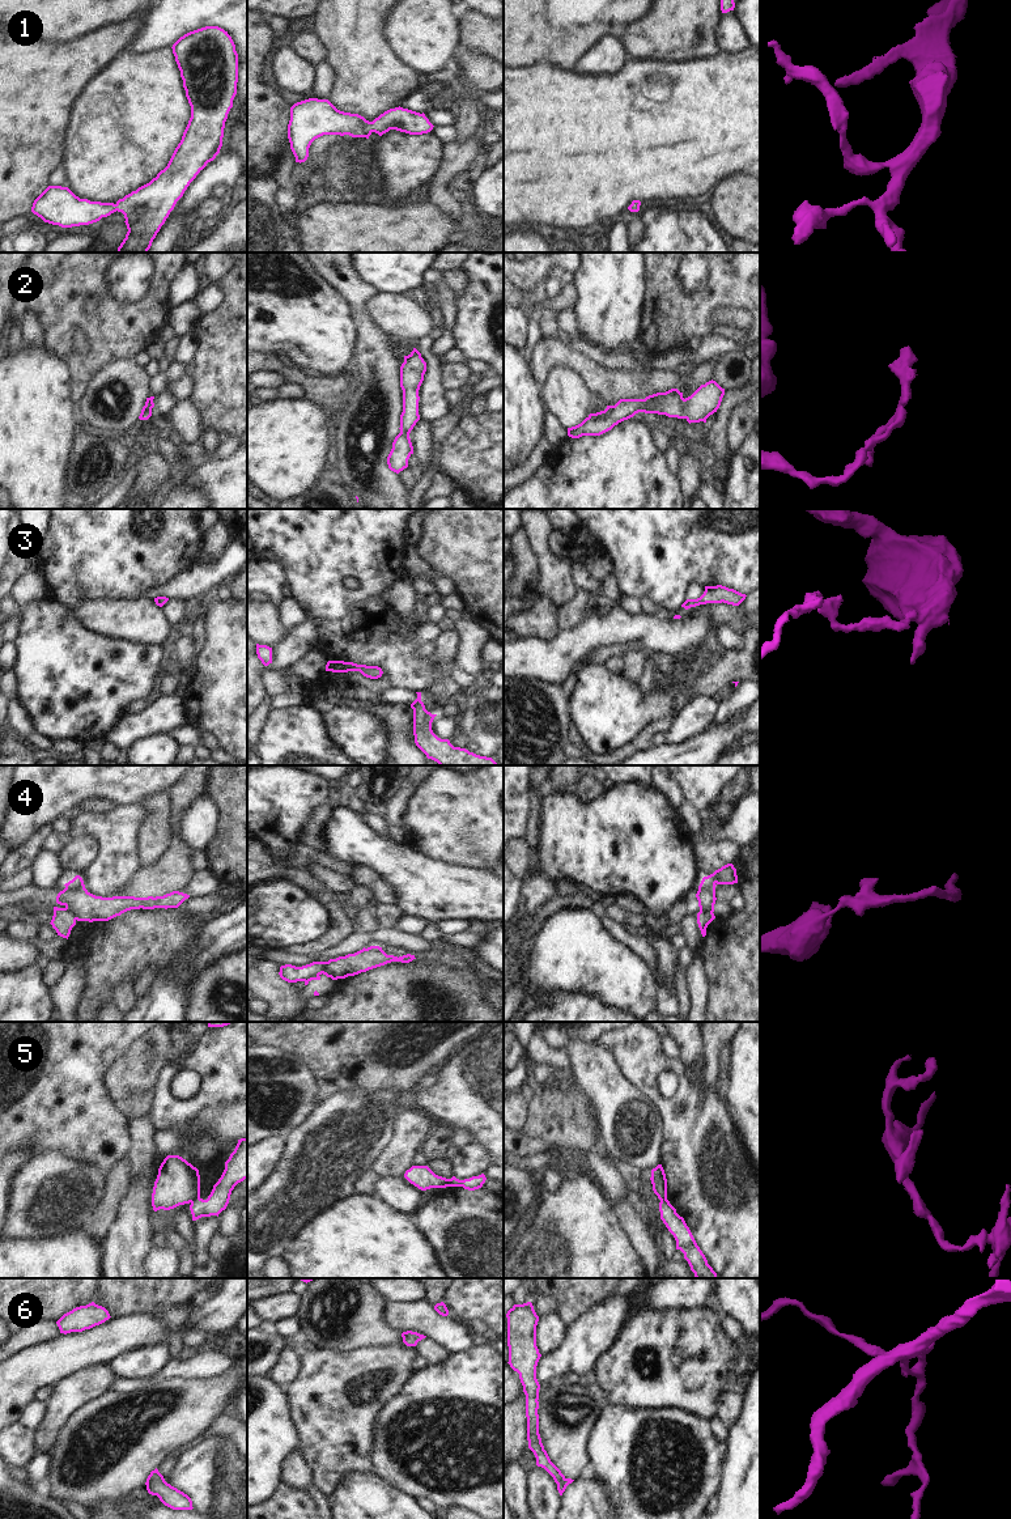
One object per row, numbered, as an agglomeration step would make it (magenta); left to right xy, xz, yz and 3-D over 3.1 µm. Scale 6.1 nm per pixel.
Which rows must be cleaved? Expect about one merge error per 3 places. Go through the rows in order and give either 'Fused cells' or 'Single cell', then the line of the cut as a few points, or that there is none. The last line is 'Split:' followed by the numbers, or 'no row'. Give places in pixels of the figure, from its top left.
1: Single cell. No split
2: Single cell. No split
3: Single cell. No split
4: Fused cells. Split along xy (66, 907), (76, 919)
5: Fused cells. Split along xy (199, 1197), (191, 1203)
6: Single cell. No split
Split: 4, 5.

